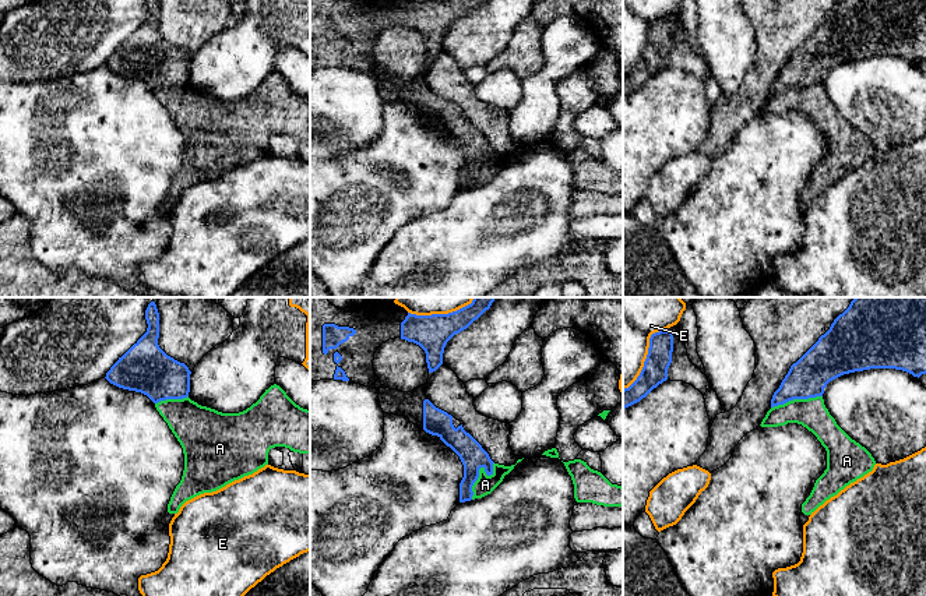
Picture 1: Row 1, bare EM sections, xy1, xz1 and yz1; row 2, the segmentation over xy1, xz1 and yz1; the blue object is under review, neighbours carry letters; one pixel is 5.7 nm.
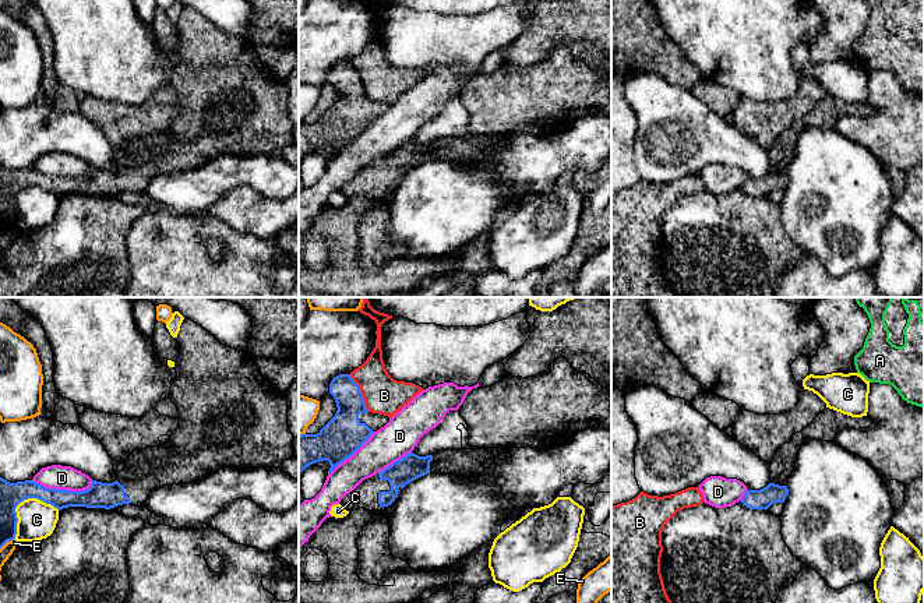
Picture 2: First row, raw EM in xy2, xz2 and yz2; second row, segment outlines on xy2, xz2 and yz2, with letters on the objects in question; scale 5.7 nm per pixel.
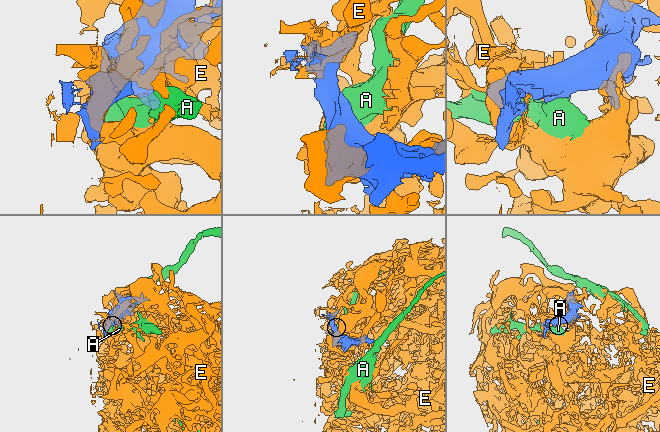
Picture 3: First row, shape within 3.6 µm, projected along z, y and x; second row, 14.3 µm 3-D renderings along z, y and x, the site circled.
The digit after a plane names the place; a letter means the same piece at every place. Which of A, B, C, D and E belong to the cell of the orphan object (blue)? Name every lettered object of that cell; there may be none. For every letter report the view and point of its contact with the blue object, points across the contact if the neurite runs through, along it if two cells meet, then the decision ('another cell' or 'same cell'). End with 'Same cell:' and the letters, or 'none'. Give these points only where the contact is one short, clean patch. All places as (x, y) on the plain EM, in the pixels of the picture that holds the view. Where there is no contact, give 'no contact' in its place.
A: meets blue in xz1 at (478, 159); border along xz1 (493, 150), (489, 162), (479, 157), (471, 186); another cell
B: meets blue in xz2 at (360, 80); another cell
C: meets blue in xy2 at (21, 189); another cell
D: meets blue in xy2 at (63, 177); another cell
E: meets blue in yz1 at (647, 43); another cell
Same cell: none

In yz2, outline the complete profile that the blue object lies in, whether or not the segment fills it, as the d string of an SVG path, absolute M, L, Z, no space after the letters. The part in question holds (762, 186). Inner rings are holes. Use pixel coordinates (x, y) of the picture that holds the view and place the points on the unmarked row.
M825 95L804 117L793 121L775 141L770 151L769 172L761 177L747 177L741 186L750 197L768 197L775 190L784 190L787 169L794 158L797 141L803 131L812 127L833 128L843 116L867 116L872 109L867 105L851 105Z

